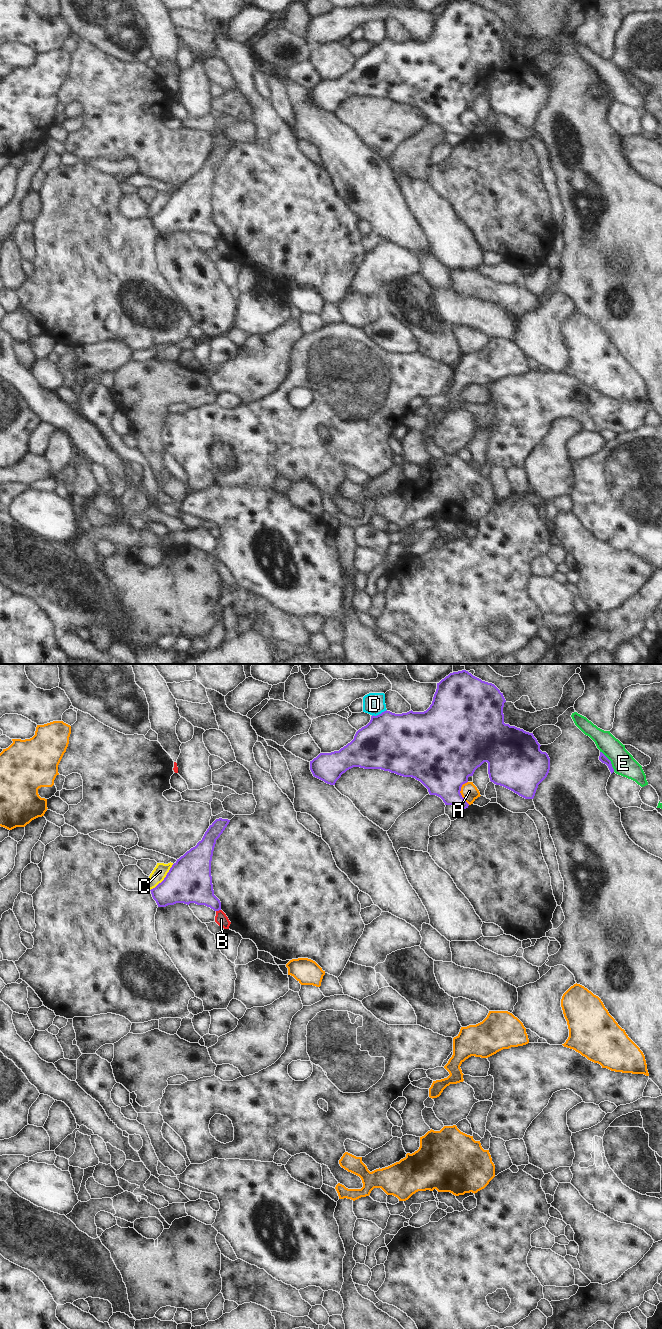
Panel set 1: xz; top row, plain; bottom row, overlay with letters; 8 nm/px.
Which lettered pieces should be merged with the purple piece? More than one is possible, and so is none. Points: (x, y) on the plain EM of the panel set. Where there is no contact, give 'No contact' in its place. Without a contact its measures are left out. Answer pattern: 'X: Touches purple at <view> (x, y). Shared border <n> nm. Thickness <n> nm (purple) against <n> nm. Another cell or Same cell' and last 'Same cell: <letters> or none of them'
A: Touches purple at xz (459, 120). Shared border 190 nm. Thickness 420 nm (purple) against 140 nm. Another cell
B: Touches purple at xz (218, 238). Shared border 40 nm. Thickness 240 nm (purple) against 100 nm. Another cell
C: Touches purple at xz (164, 207). Shared border 300 nm. Thickness 360 nm (purple) against 110 nm. Another cell
D: Touches purple at xz (379, 42). Shared border 130 nm. Thickness 460 nm (purple) against 180 nm. Another cell
E: Touches purple at xz (610, 89). Shared border 200 nm. Thickness 60 nm (purple) against 190 nm. Another cell
Same cell: none of them.

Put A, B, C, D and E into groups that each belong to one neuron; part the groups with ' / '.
A / B / C / D / E

